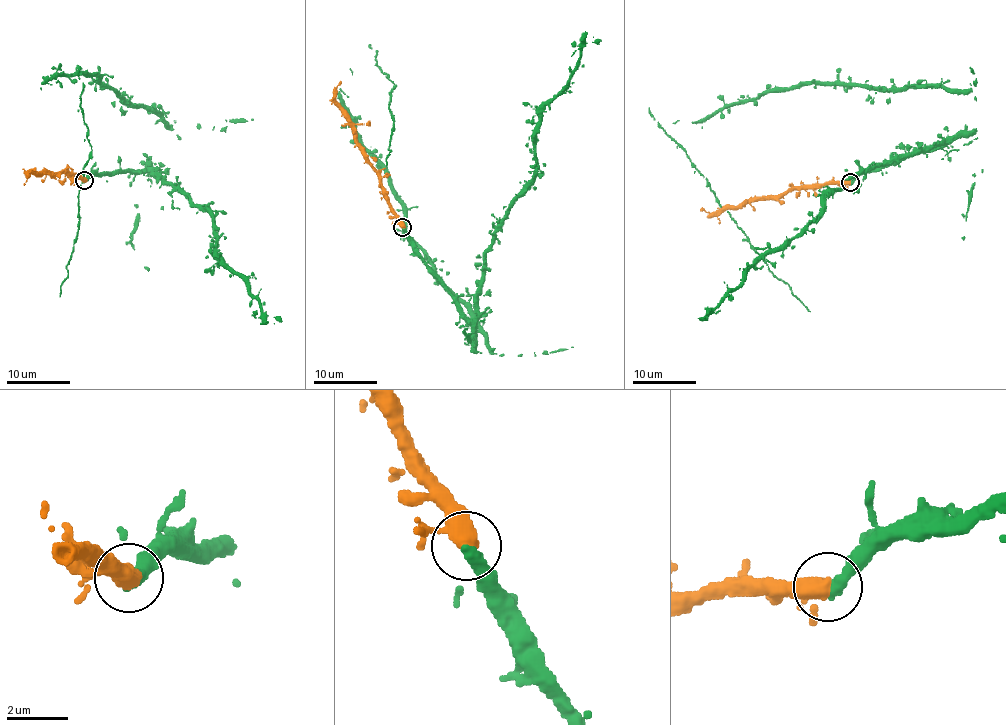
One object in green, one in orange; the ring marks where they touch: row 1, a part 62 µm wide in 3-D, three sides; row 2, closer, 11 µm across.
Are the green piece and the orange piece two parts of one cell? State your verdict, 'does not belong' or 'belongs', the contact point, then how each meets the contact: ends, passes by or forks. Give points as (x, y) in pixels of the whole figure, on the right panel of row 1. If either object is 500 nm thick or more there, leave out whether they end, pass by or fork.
belongs; place (850, 182); green ends; orange passes by

